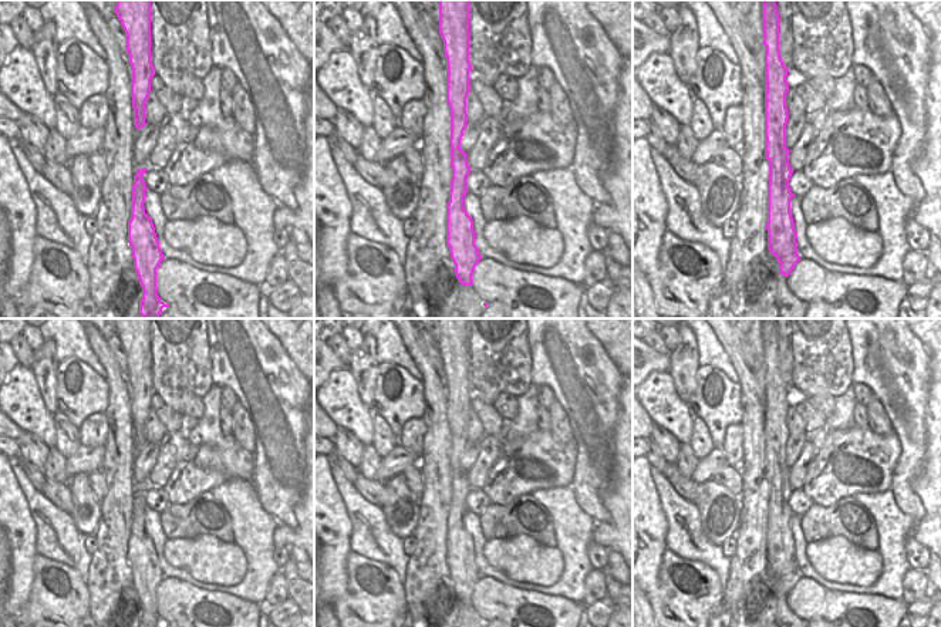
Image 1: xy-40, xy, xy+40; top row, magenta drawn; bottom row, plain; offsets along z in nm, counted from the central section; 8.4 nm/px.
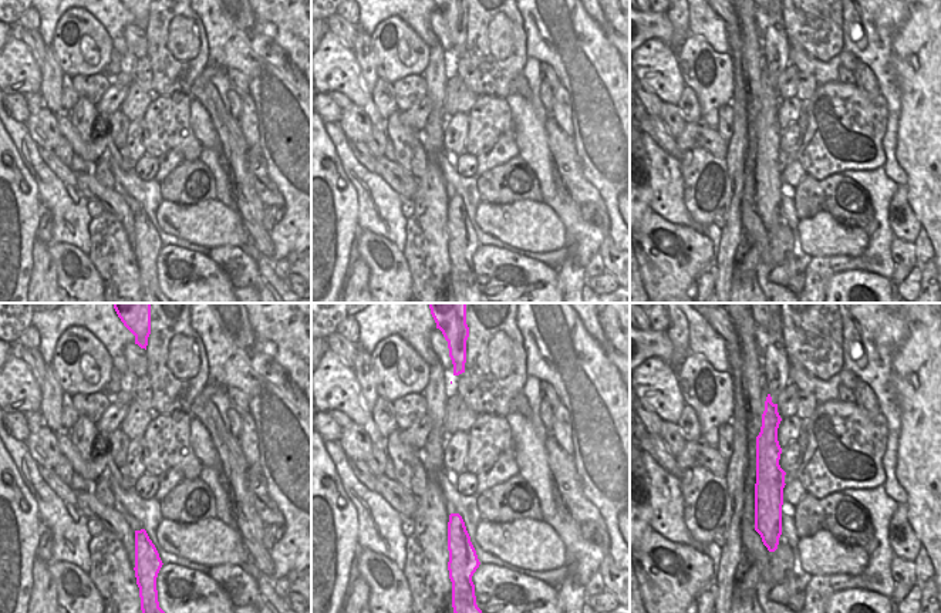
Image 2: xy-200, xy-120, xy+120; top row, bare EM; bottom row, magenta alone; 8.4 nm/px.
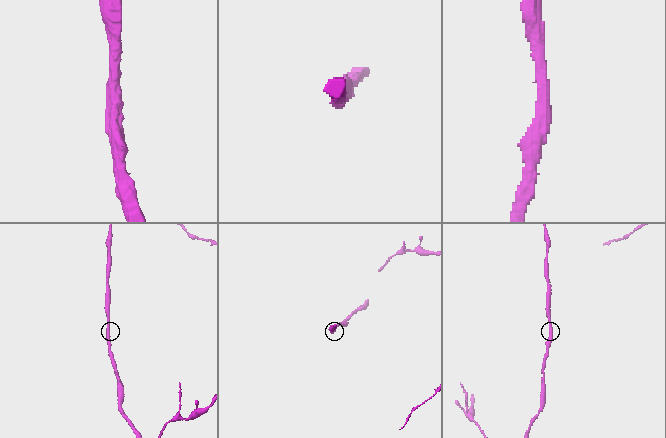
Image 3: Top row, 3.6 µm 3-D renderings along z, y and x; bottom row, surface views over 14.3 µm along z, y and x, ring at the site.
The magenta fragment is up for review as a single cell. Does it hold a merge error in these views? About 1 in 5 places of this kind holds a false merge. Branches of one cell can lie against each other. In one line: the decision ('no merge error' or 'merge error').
no merge error

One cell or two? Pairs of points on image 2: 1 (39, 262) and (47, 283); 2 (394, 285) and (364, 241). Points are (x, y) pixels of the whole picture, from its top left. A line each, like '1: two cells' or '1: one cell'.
1: one cell
2: one cell

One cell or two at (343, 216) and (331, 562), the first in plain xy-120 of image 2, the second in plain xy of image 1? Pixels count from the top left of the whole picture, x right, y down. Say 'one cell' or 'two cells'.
one cell

